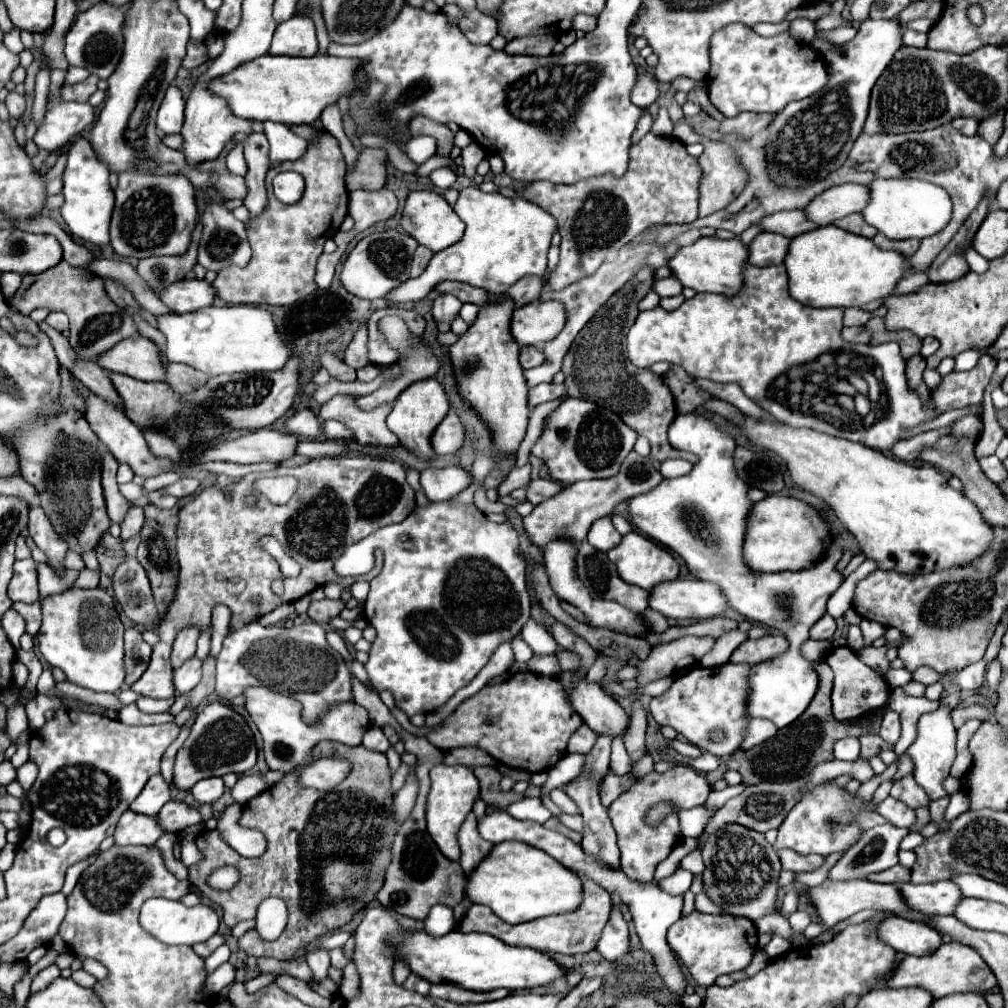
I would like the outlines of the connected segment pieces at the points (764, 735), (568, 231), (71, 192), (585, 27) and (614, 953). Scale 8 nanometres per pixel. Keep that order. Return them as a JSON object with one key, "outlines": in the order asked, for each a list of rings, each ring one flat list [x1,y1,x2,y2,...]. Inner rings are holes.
{"outlines":[[[750,719,748,727,746,727,746,735,744,735,744,743,740,745,742,749,752,749,754,745,770,739,772,735,776,735,776,725,768,719]],[[648,133,640,143,630,147,630,167,620,179,602,175,578,181,576,185,554,185,548,181,530,183,522,197,548,211,558,221,558,231,562,235,560,261,556,269,546,275,544,287,560,291,580,281,584,275,592,275,604,261,614,259,620,247,652,225,682,225,696,221,700,177,698,159,686,153,684,143,676,137]],[[80,137,70,145,70,157,62,179,64,179,62,217,70,227,70,233,82,241,92,241,94,245,108,245,110,243,108,227,114,209,114,193,108,183,108,167,96,159,86,139]],[[579,14,575,16,573,21,573,29,574,30,581,30,585,33,588,31,592,31,597,25,597,17,589,16,585,14]],[[612,895,612,899,614,899,614,909,612,909,612,915,610,915,606,927,602,929,602,935,600,935,600,941,598,941,598,947,596,947,598,953,606,961,618,961,630,951,628,923,622,919,622,913,618,909,620,897]]]}

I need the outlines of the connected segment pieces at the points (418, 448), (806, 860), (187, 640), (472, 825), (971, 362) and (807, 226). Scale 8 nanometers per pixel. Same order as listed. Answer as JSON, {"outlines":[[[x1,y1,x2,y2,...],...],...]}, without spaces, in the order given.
{"outlines":[[[432,377,432,379,424,379,424,381,418,381,416,385,410,385,406,391,400,393,400,397,396,399,390,415,388,415,388,427,398,435,400,443,410,451,414,453,416,457,420,459,434,459,436,453,432,449,432,433,436,431,436,427,442,423,442,419,446,417,450,405,448,405,448,399,446,399,446,393,442,389,442,385]],[[780,851,780,861,782,861,782,869,790,869,790,871,814,871,824,863,824,857,820,855,796,855,796,851]],[[186,627,184,631,180,631,180,635,174,641,174,649,172,649,172,667,180,667,188,657,192,659,196,653,196,639,198,639,198,629,196,627]],[[470,813,464,821,464,825,460,827,458,833,458,841,460,841,460,849,462,849,462,857,460,857,460,867,464,869,464,873,470,877,470,871,476,869,476,865,488,857,488,853,492,851,492,843,484,841,478,833,476,827,476,817,474,813]],[[968,349,968,351,960,353,956,357,956,371,968,371,968,369,972,369,978,363,980,357,982,357,982,351,978,351,978,349]],[[780,211,780,213,764,217,758,225,764,227,764,231,772,231,772,233,778,233,778,231,804,231,806,233,818,227,806,217,804,211]]]}

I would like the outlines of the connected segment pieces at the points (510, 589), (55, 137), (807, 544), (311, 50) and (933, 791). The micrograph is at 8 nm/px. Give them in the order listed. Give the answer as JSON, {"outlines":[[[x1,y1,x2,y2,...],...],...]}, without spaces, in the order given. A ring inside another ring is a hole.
{"outlines":[[[440,501,416,507,406,521,382,527,374,537,384,553,384,567,370,581,370,593,364,603,364,617,378,631,366,671,374,689,388,689,396,699,396,707,408,717,432,713,460,687,468,685,496,647,516,637,530,619,530,593,526,591,524,561,518,555,518,533,508,521,488,521,472,503]],[[54,103,44,117,44,125,38,127,34,143,38,149,58,151,74,135,80,135,94,123,94,107,90,103]],[[768,495,760,503,754,505,748,517,748,531,744,539,744,561,754,571,772,573,772,571,800,571,812,567,822,559,826,547,830,545,832,535,828,523,820,517,820,513,792,497]],[[294,15,292,19,278,25,272,47,272,55,292,55,292,57,312,57,318,53,316,29,308,15]],[[938,707,934,713,926,713,918,721,918,739,908,747,910,757,914,759,914,779,916,783,928,793,930,799,940,799,946,797,944,789,944,779,950,773,950,767,956,759,956,729,950,719,950,709,948,707]]]}

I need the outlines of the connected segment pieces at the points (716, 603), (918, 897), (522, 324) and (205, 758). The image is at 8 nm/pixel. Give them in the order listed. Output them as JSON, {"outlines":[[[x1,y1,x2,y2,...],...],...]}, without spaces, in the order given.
{"outlines":[[[674,579,650,591,650,607,670,619,720,617,730,607,716,583]],[[936,881,926,885,900,883,898,887,906,903,920,913,952,915,956,909,956,903,964,899,964,895,960,895,960,887,956,887,956,883,952,881]],[[536,301,514,311,510,333,520,345,542,345,552,341,566,323,566,313,558,301]],[[214,701,204,705,196,713,194,725,190,729,190,737,184,741,184,745,180,747,176,755,174,785,180,791,188,791,200,779,222,777,226,773,242,775,250,771,254,763,256,763,256,743,246,719,240,713,236,713,232,707,220,701]]]}

